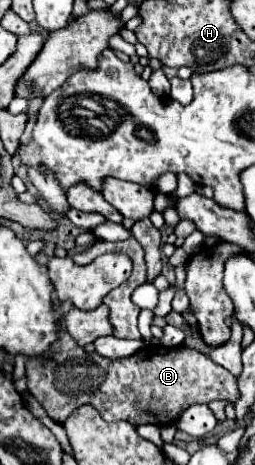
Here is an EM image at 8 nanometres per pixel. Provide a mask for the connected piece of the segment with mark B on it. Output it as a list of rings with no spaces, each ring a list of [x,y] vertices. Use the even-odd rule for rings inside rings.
[[[58,324],[58,338],[52,344],[52,356],[50,358],[30,358],[26,362],[26,378],[28,378],[28,390],[38,398],[38,402],[46,408],[48,416],[56,422],[64,422],[70,412],[82,404],[92,404],[98,408],[100,416],[104,420],[128,420],[134,426],[140,424],[156,424],[164,426],[170,422],[176,422],[178,416],[192,404],[212,402],[212,400],[230,400],[234,402],[238,398],[238,384],[236,378],[220,364],[216,364],[208,354],[204,354],[198,348],[188,346],[144,346],[140,352],[128,356],[128,358],[104,358],[94,352],[94,362],[90,354],[86,354],[84,348],[80,348],[70,334],[64,330],[64,324]]]

